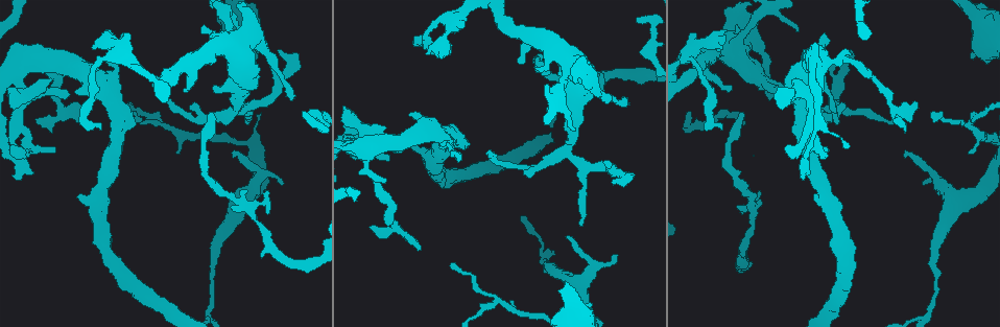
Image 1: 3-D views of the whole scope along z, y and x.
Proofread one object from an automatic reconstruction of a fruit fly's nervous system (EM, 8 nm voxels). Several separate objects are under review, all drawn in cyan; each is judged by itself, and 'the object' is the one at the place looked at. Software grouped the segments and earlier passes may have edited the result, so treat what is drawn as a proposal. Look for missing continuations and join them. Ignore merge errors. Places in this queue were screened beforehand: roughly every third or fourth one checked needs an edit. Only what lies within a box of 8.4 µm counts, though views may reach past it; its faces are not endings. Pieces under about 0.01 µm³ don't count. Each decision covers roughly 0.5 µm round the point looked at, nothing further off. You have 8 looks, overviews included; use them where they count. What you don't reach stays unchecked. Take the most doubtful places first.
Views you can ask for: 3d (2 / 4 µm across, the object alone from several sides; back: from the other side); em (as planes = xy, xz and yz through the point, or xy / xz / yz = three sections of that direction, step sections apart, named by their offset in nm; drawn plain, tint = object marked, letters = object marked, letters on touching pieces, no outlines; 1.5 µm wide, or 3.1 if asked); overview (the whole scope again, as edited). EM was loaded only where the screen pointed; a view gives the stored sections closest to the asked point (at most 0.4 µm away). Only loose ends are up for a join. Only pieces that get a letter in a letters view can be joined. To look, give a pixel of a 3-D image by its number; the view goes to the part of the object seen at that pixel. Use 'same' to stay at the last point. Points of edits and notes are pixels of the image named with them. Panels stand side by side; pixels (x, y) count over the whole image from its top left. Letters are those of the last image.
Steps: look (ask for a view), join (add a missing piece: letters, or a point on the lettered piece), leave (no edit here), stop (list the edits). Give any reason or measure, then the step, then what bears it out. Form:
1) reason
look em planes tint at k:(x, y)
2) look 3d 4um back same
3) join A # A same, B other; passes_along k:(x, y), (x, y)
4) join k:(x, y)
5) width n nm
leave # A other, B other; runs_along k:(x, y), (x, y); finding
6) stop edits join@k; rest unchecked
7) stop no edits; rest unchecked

look em xz step 8 tint at 1:(725, 31)

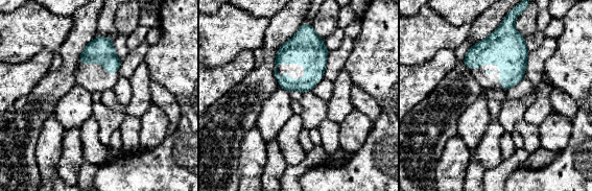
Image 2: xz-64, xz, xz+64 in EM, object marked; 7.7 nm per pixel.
look em planes letters same

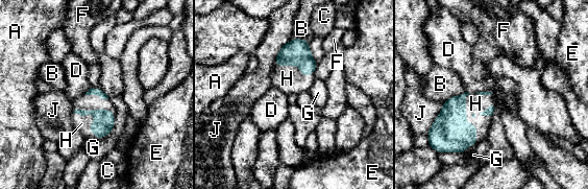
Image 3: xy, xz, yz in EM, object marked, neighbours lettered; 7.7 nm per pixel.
join 3:(81, 123) # A other, B other, C other, D other, E other, F other, G other, H same, J other; the neuron continues

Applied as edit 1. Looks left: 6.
look overview

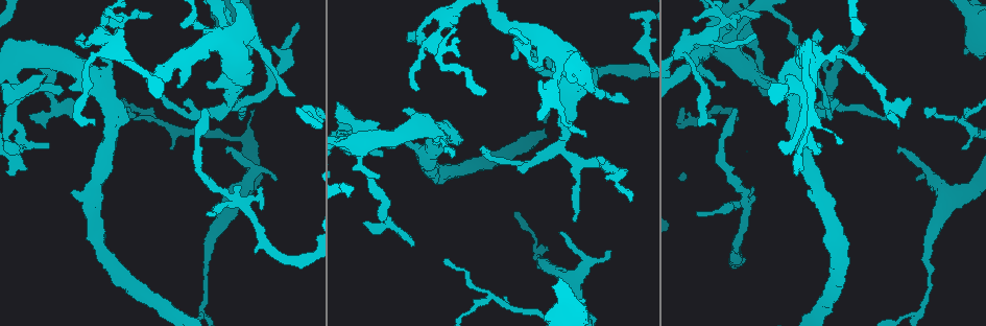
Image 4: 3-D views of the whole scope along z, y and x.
thin end
look 3d 2um at 4:(561, 232)

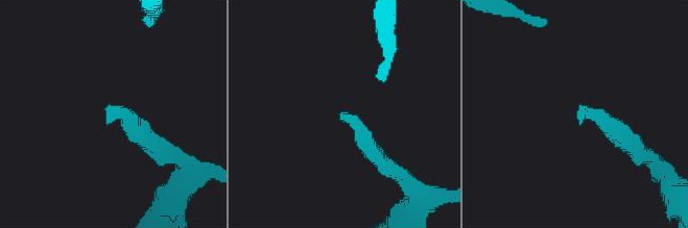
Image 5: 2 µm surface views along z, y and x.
look em planes letters at 5:(340, 112)

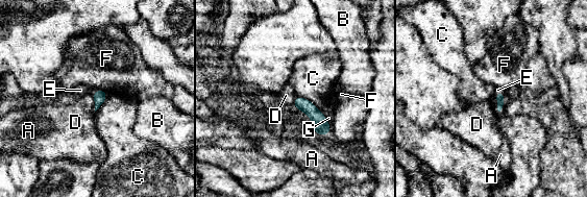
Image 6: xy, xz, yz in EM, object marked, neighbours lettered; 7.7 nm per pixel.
join 6:(80, 90) # A other, B other, C other, D other, E same, F other, G other; passes_along 6:(100, 96), (96, 92), (80, 90); the neuron continues

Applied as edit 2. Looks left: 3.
an open end
look em yz step 4 tint at 4:(189, 98)

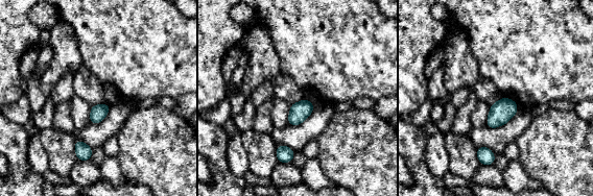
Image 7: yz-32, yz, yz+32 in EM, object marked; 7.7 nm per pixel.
another direction
look em planes letters same

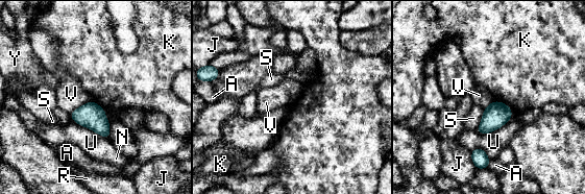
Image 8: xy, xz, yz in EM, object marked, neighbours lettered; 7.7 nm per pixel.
leave # A other, J other, K other, N other, R other, S other, U other, V other, Y other; border 8:(92, 100), (76, 107), (70, 114); none of them fits

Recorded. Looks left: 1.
stop edits join@3, join@6; rest unchecked

